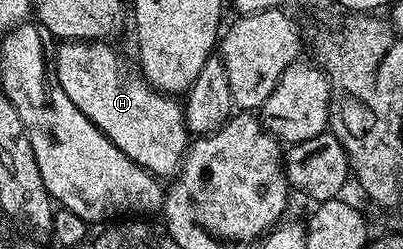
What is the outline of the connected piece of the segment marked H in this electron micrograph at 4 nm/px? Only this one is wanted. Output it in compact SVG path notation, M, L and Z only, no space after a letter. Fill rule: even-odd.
M61 41L56 50L56 74L54 81L61 86L66 96L73 101L79 112L99 128L122 152L148 173L160 180L176 177L180 163L188 152L190 135L184 122L183 105L175 97L162 94L142 77L135 69L127 70L120 58L111 50L107 41L69 42Z

